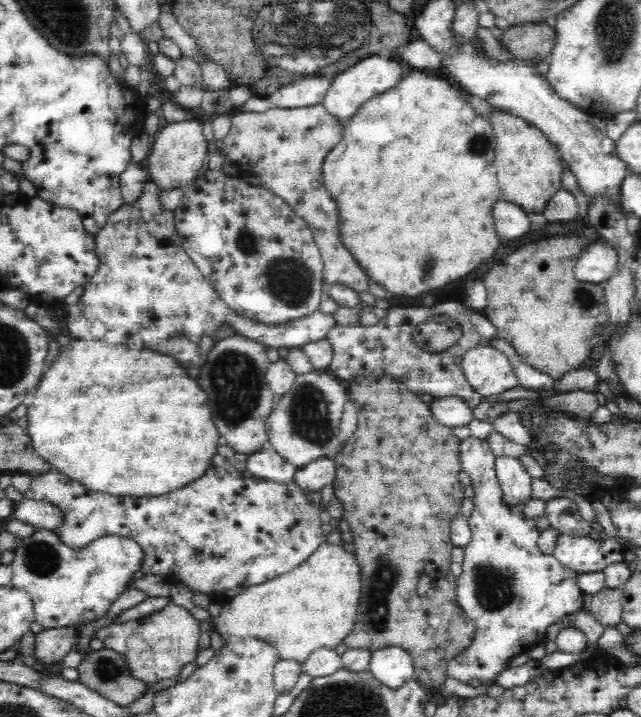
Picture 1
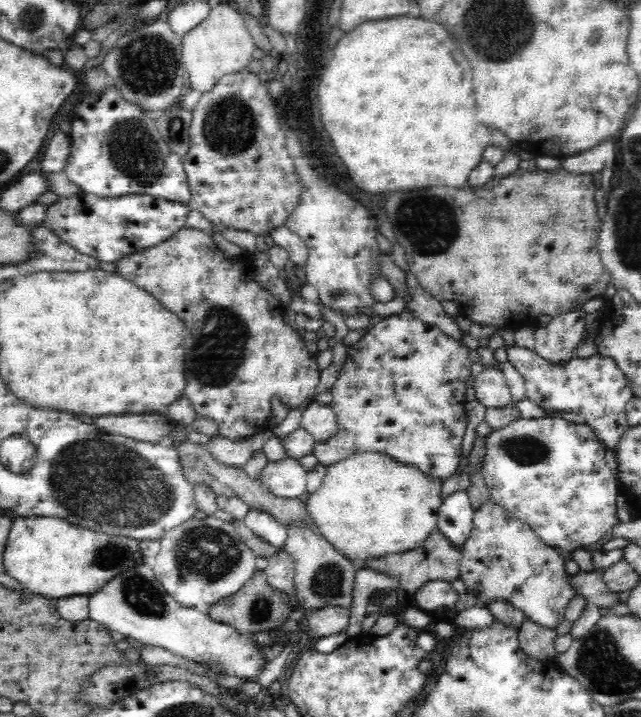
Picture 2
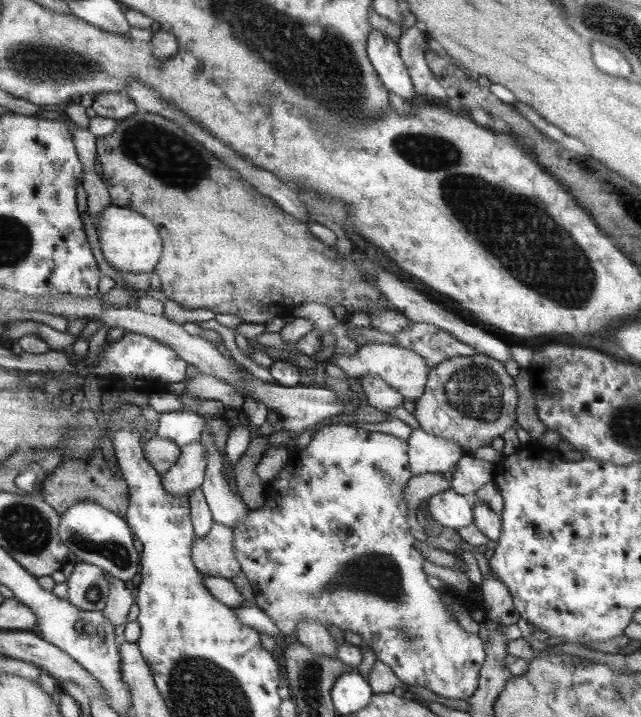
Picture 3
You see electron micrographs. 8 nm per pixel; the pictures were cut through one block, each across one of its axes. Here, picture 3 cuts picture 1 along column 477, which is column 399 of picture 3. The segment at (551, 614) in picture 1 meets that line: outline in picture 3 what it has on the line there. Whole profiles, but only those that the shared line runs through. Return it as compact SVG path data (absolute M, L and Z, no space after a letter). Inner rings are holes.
M335 423L319 427L313 433L307 447L297 455L291 454L283 468L278 471L276 478L264 486L264 506L256 510L249 510L241 523L236 523L235 527L231 527L234 533L235 558L238 559L242 574L246 577L250 590L253 592L252 604L273 620L273 624L285 638L295 637L295 629L298 628L299 621L303 619L313 619L317 623L321 623L323 627L326 625L337 626L343 632L351 630L362 638L362 641L373 651L376 660L387 665L403 685L423 686L443 698L466 700L478 688L478 672L482 668L483 660L486 660L486 656L483 654L481 640L477 636L473 636L470 631L465 630L459 622L451 620L445 606L441 604L439 594L427 584L425 574L421 570L419 542L415 548L413 546L415 540L405 524L407 508L403 501L402 491L412 476L406 454L408 449L406 440L400 440L386 433L366 431L353 424Z

